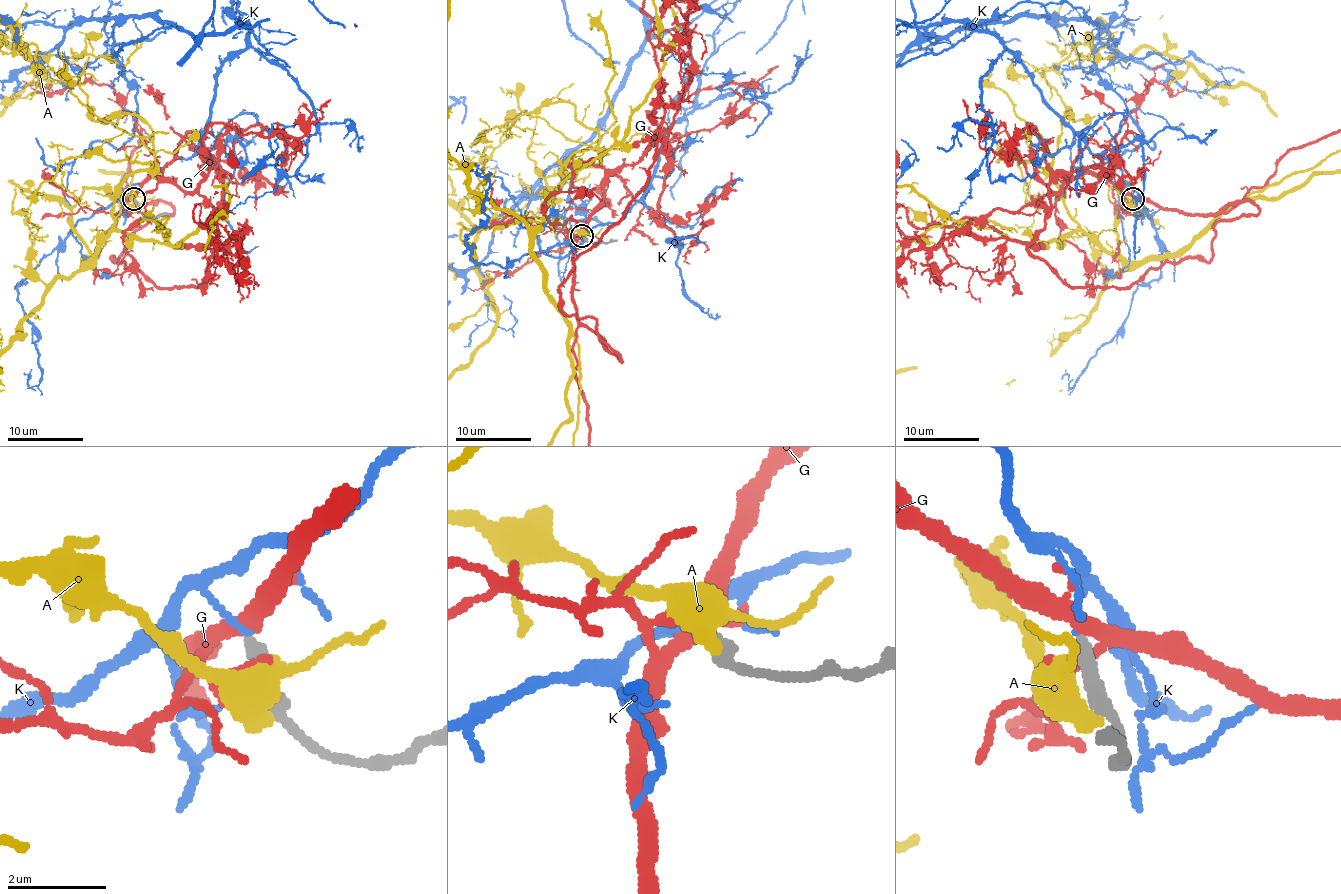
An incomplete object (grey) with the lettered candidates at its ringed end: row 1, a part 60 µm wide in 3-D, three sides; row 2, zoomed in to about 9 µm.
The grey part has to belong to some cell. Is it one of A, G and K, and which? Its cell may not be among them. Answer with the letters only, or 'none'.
none

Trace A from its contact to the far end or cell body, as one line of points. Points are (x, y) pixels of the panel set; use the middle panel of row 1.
A: (585, 236), (520, 219), (602, 153), (518, 109), (461, 212), (495, 331)

